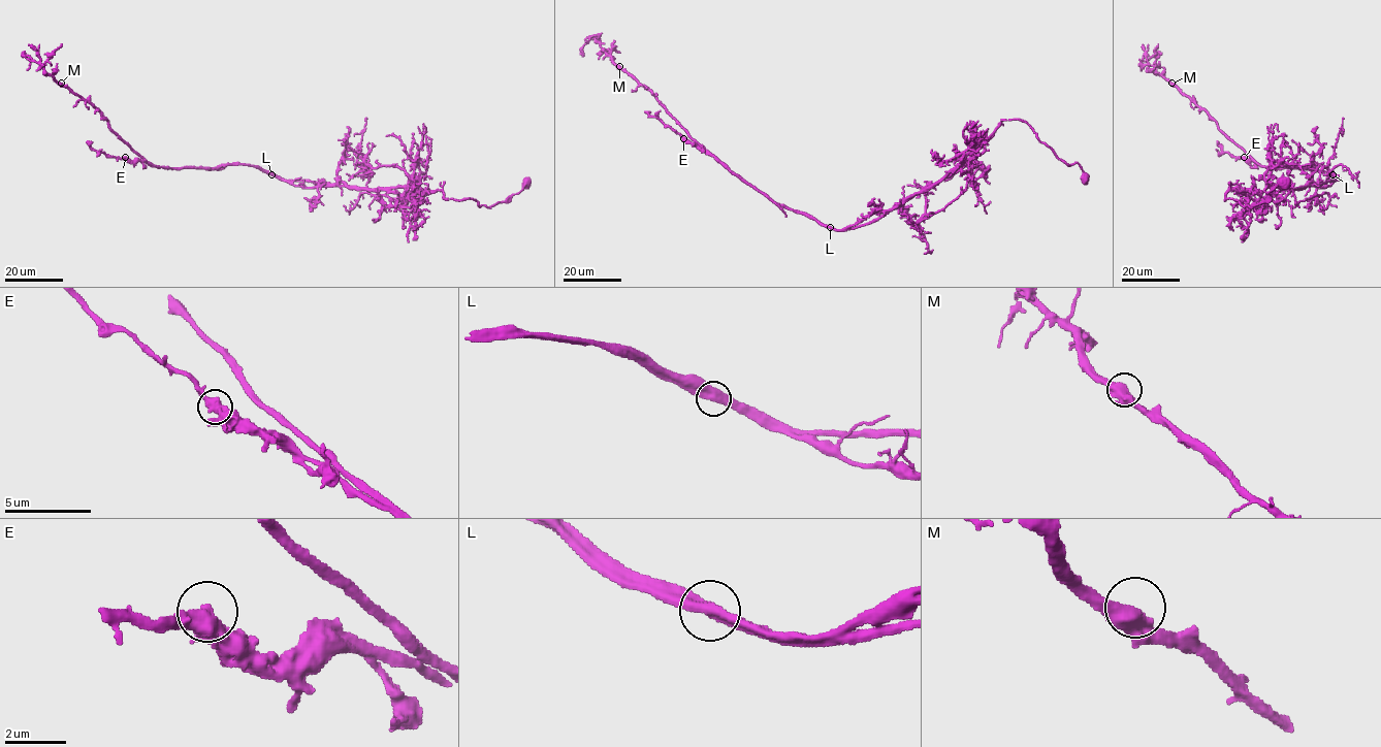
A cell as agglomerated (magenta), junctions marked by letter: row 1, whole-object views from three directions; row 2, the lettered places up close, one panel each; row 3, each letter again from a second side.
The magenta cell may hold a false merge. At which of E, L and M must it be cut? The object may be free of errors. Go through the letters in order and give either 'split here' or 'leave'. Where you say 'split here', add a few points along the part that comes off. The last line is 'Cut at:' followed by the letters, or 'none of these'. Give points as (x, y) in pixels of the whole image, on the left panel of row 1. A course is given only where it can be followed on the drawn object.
E: leave
L: split here; foreign part runs (271, 174), (307, 188), (355, 186), (397, 192), (414, 204), (384, 207), (379, 217), (373, 219)
M: leave
Cut at: L

